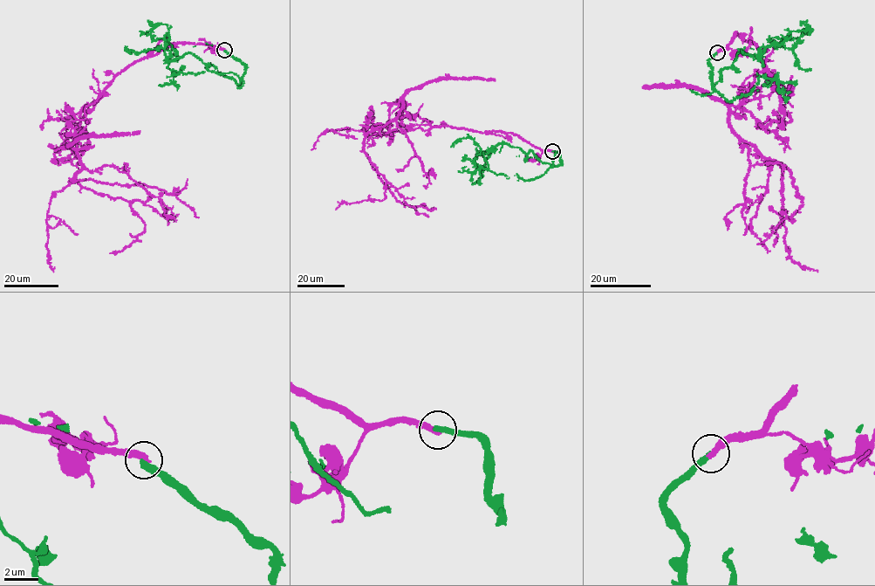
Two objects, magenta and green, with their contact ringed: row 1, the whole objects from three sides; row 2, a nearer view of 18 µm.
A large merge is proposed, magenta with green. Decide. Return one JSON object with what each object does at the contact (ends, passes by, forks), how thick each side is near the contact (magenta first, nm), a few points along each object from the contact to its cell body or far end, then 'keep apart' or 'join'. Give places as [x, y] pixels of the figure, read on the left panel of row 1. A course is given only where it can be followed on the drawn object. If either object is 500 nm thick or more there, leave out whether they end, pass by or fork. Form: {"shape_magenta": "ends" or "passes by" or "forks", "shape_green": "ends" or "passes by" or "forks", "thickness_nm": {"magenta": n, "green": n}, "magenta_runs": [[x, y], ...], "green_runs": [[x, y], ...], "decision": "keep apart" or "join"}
{"shape_magenta": "ends", "shape_green": "ends", "thickness_nm": {"magenta": 360, "green": 360}, "magenta_runs": [[224, 51], [168, 45], [85, 107], [71, 182], [126, 200], [145, 224], [114, 251]], "green_runs": [[224, 51], [245, 65], [240, 78], [208, 70], [192, 53], [169, 61], [165, 40], [150, 33], [167, 24]], "decision": "keep apart"}

